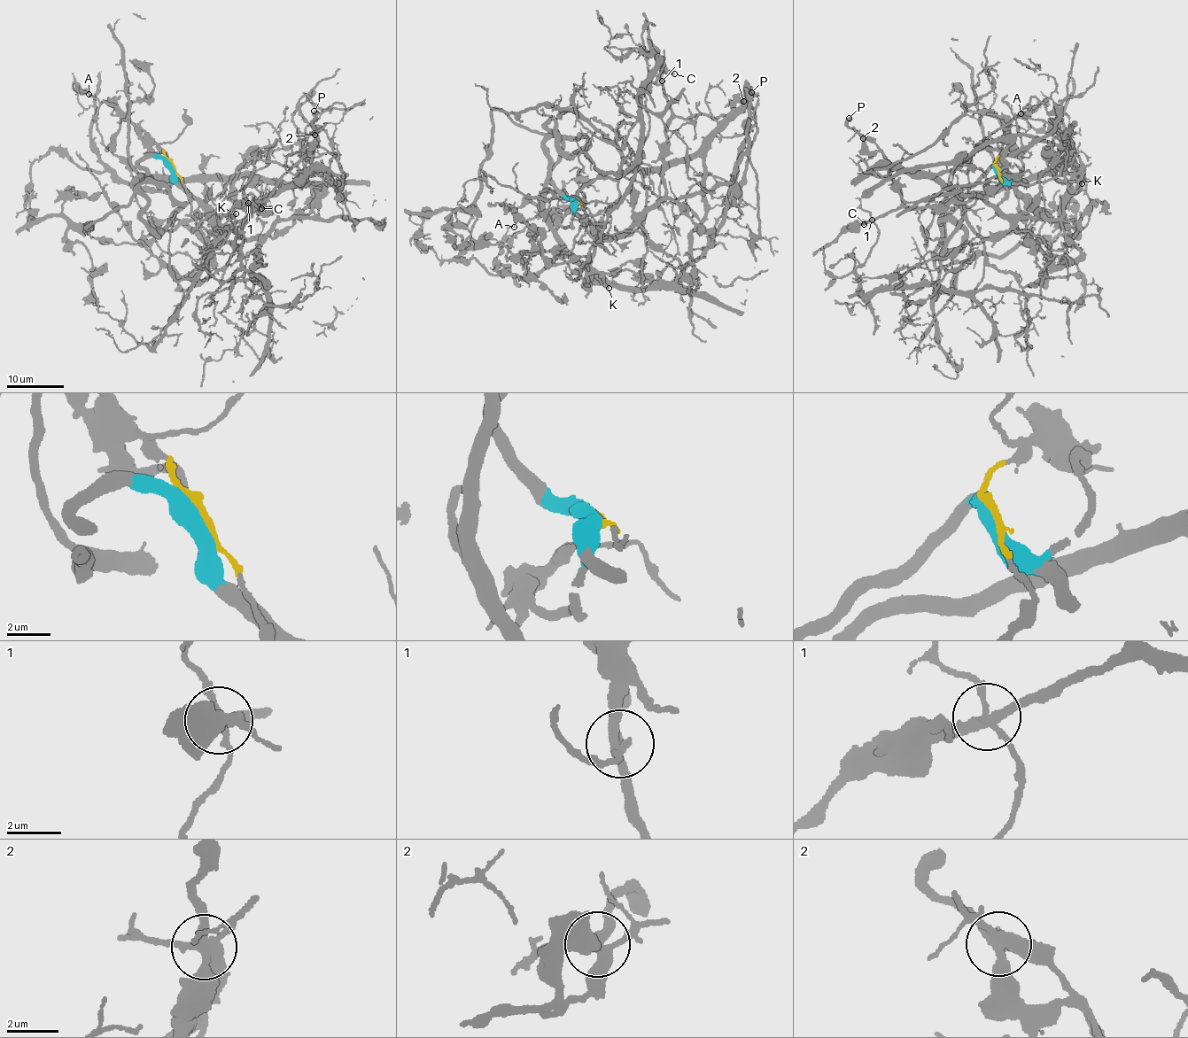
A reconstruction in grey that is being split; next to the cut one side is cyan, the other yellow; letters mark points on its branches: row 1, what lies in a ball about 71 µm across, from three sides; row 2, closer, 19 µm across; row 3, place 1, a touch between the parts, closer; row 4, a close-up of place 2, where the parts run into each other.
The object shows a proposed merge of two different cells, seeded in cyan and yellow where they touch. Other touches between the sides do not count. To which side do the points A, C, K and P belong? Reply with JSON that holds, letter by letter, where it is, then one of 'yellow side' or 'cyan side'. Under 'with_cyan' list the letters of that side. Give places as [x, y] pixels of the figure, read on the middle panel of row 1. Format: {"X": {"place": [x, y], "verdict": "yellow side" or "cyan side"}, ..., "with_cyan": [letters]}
{"A": {"place": [514, 227], "verdict": "cyan side"}, "C": {"place": [674, 73], "verdict": "cyan side"}, "K": {"place": [609, 288], "verdict": "cyan side"}, "P": {"place": [751, 92], "verdict": "cyan side"}, "with_cyan": ["A", "C", "K", "P"]}

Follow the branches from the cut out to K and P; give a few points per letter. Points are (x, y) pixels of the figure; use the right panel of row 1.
K: (997, 171), (1048, 219), (1062, 214), (1067, 191), (1077, 191), (1082, 182)
P: (997, 171), (1036, 210), (1034, 217), (998, 214), (971, 197), (906, 206), (889, 165), (867, 148), (849, 117)

